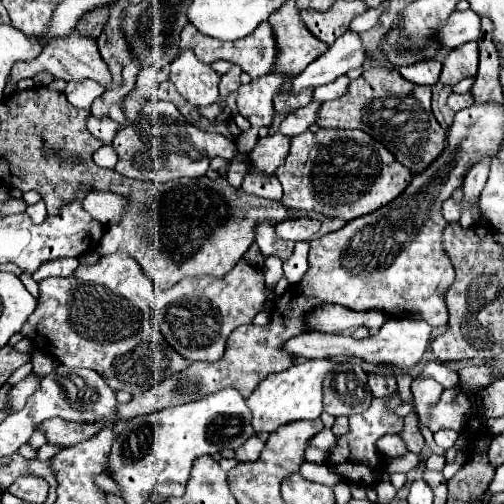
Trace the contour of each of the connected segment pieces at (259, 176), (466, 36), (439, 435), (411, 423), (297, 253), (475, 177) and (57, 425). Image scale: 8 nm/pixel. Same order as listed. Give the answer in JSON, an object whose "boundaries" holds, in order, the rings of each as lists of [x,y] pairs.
{"boundaries":[[[[251,169],[241,185],[245,195],[253,195],[253,197],[261,197],[261,199],[281,199],[283,191],[281,191],[281,183],[277,181],[277,177],[265,177],[263,173],[257,173],[257,169]]],[[[457,11],[453,17],[449,17],[449,25],[441,29],[441,41],[445,41],[447,49],[455,49],[467,41],[473,41],[479,37],[481,31],[481,19],[475,11]]],[[[444,429],[435,433],[435,443],[437,443],[441,449],[445,449],[445,451],[455,445],[457,439],[458,433],[451,429]]],[[[409,413],[405,417],[405,429],[399,435],[405,439],[409,451],[413,451],[413,453],[418,454],[425,445],[425,440],[421,431],[419,431],[419,425],[417,425],[417,415],[415,413]]],[[[303,241],[303,243],[297,243],[295,245],[295,251],[293,251],[293,257],[289,257],[289,261],[283,263],[283,271],[285,271],[285,277],[291,285],[299,283],[303,279],[303,275],[307,273],[309,265],[307,265],[307,251],[309,251],[309,243]]],[[[489,157],[481,159],[473,171],[465,175],[463,181],[463,207],[461,207],[461,225],[473,225],[473,205],[479,199],[479,193],[487,181],[487,171],[489,171]]],[[[45,419],[37,425],[37,431],[43,431],[47,443],[51,445],[71,447],[93,437],[93,433],[97,433],[97,425],[81,425],[81,423],[61,421],[61,419]]]]}

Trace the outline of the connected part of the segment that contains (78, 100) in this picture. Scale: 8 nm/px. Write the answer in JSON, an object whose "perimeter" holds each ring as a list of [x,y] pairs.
{"perimeter":[[[69,81],[65,87],[65,95],[69,97],[69,103],[79,109],[91,109],[91,103],[103,95],[105,89],[101,85],[95,85],[95,81]]]}

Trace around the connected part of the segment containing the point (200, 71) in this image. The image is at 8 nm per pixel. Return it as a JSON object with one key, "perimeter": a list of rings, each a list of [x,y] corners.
{"perimeter":[[[183,49],[171,63],[171,81],[193,105],[211,105],[219,97],[221,75],[211,65],[197,59],[191,49]]]}

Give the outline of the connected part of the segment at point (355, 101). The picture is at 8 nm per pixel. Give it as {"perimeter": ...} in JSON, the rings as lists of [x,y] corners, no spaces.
{"perimeter":[[[387,67],[365,69],[361,77],[349,83],[343,97],[321,105],[315,123],[319,127],[363,129],[373,139],[387,145],[397,161],[407,165],[413,173],[429,167],[445,147],[445,131],[431,113],[431,87],[413,85],[405,81],[397,69]]]}

